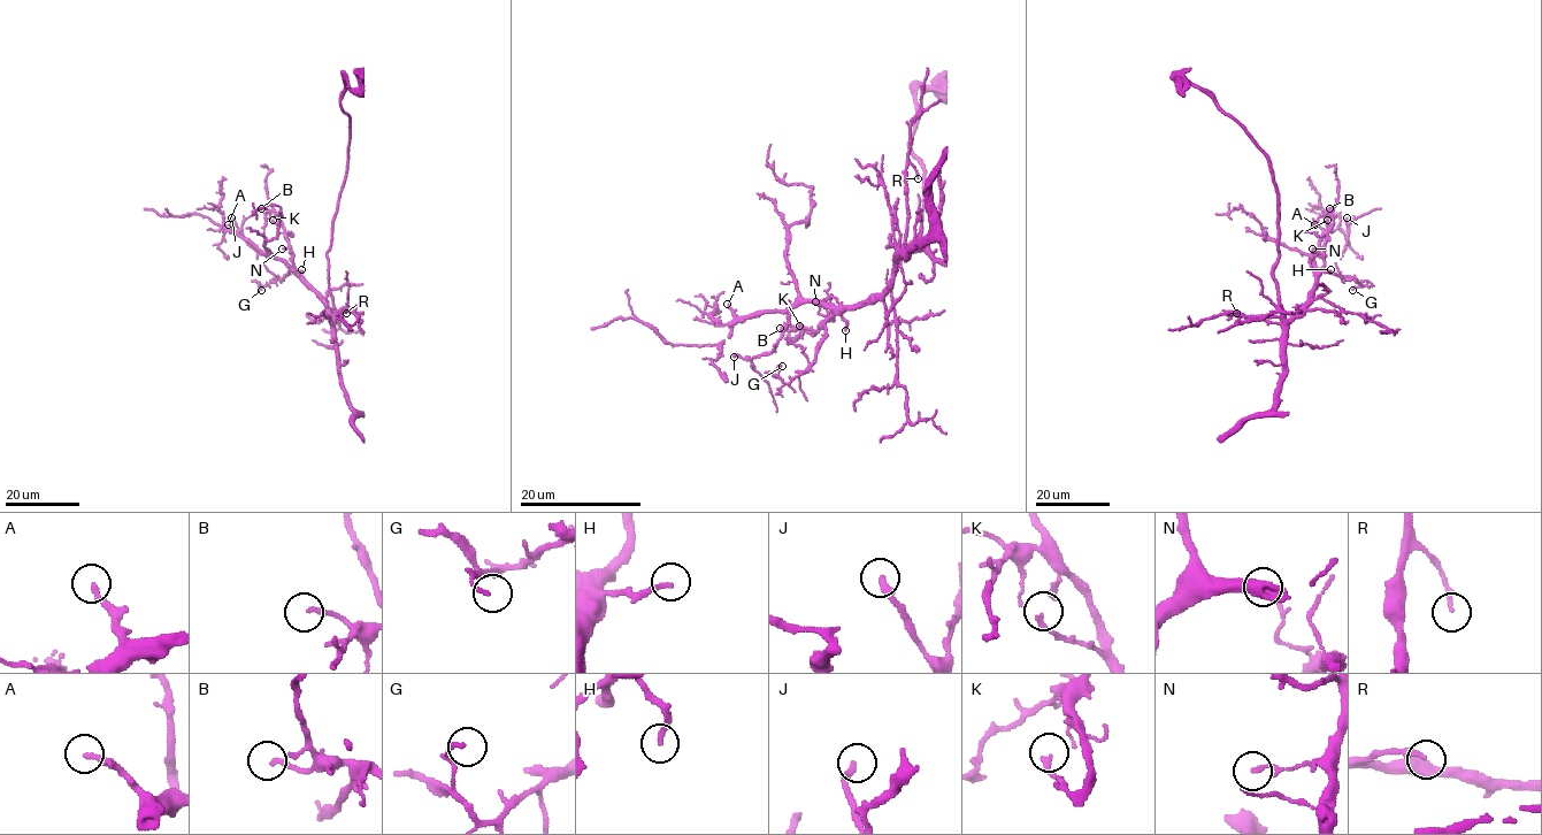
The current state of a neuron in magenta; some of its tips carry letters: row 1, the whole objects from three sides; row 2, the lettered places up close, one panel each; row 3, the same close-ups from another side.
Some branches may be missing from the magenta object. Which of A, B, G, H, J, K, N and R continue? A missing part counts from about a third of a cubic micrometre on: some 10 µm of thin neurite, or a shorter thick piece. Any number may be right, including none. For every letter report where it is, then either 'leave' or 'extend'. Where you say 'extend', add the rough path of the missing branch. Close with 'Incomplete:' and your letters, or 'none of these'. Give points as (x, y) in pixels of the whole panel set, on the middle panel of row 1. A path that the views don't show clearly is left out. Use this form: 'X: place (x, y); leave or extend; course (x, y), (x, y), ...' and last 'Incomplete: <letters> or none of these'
A: place (727, 304); extend
B: place (780, 328); leave
G: place (782, 366); leave
H: place (845, 330); leave
J: place (734, 357); leave
K: place (799, 326); leave
N: place (815, 301); leave
R: place (918, 178); leave
Incomplete: A

